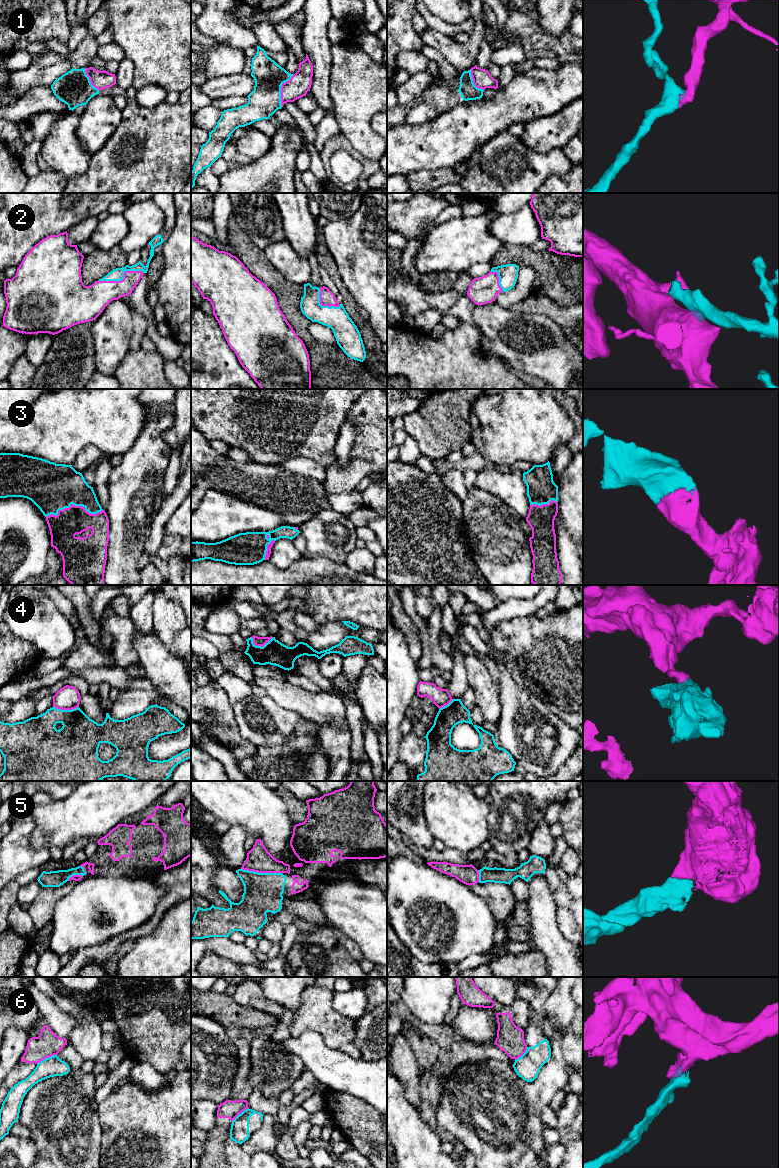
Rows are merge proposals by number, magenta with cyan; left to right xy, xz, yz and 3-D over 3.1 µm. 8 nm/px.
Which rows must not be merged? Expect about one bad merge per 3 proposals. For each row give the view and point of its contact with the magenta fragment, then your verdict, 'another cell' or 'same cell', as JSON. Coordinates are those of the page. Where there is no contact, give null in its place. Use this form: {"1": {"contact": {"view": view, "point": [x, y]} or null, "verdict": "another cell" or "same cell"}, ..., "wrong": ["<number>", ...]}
{"1": {"contact": {"view": "xz", "point": [281, 89]}, "verdict": "same cell"}, "2": {"contact": {"view": "xy", "point": [123, 278]}, "verdict": "same cell"}, "3": {"contact": {"view": "xy", "point": [72, 504]}, "verdict": "same cell"}, "4": {"contact": {"view": "xz", "point": [261, 646]}, "verdict": "another cell"}, "5": {"contact": {"view": "xz", "point": [261, 872]}, "verdict": "same cell"}, "6": {"contact": {"view": "xy", "point": [46, 1057]}, "verdict": "another cell"}, "wrong": ["4", "6"]}

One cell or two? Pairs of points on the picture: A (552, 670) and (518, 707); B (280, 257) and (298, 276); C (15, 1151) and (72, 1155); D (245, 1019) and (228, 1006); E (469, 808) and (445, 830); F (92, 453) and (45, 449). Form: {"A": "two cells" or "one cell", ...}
{"A": "two cells", "B": "one cell", "C": "two cells", "D": "one cell", "E": "one cell", "F": "two cells"}

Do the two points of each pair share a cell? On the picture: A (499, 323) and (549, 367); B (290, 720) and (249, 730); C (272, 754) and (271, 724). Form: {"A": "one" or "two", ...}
{"A": "one", "B": "one", "C": "two"}

